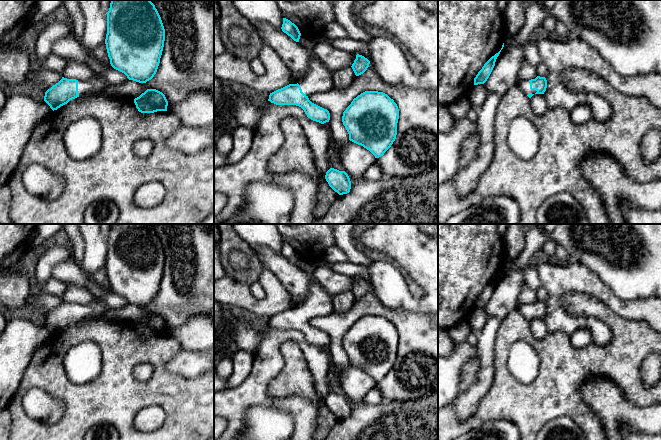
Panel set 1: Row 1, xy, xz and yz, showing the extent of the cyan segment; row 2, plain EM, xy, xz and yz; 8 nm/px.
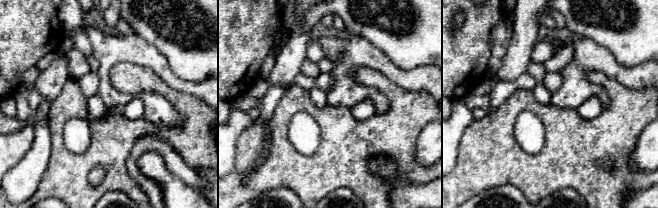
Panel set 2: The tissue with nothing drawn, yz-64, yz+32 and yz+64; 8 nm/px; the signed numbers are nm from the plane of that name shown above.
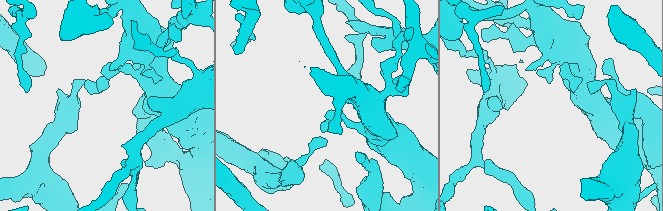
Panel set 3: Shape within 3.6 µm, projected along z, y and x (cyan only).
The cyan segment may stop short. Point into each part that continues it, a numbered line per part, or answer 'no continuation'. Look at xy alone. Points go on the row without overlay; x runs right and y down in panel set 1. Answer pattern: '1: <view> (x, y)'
1: xy (95, 309)

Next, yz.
1: yz (524, 309)

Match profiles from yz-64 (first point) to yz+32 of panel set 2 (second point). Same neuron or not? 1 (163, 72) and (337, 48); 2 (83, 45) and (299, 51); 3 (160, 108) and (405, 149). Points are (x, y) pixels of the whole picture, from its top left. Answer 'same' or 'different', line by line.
1: same
2: different
3: different

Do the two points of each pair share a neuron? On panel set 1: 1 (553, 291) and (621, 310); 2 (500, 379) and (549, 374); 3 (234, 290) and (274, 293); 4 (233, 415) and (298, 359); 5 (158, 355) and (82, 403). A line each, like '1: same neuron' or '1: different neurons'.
1: same neuron
2: same neuron
3: same neuron
4: different neurons
5: same neuron

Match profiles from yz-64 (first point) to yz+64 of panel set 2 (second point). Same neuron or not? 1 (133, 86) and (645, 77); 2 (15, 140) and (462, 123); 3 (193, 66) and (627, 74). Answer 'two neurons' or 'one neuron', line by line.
1: two neurons
2: one neuron
3: two neurons

